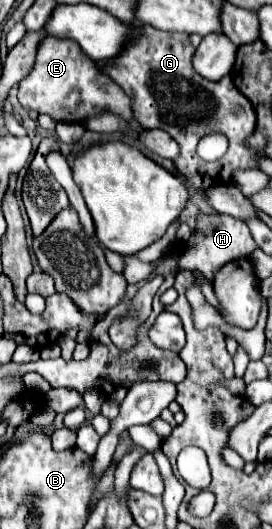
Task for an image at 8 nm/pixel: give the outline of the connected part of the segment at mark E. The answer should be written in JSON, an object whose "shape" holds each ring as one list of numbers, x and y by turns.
{"shape":[[45,36,37,50,35,64,19,84,19,102,23,108,33,108,39,114,49,114,57,122,83,122,91,118,95,112,109,108,125,120,135,120,131,100,121,86,113,84,109,76,101,72,101,68,87,58,73,40,57,40,53,36]]}

